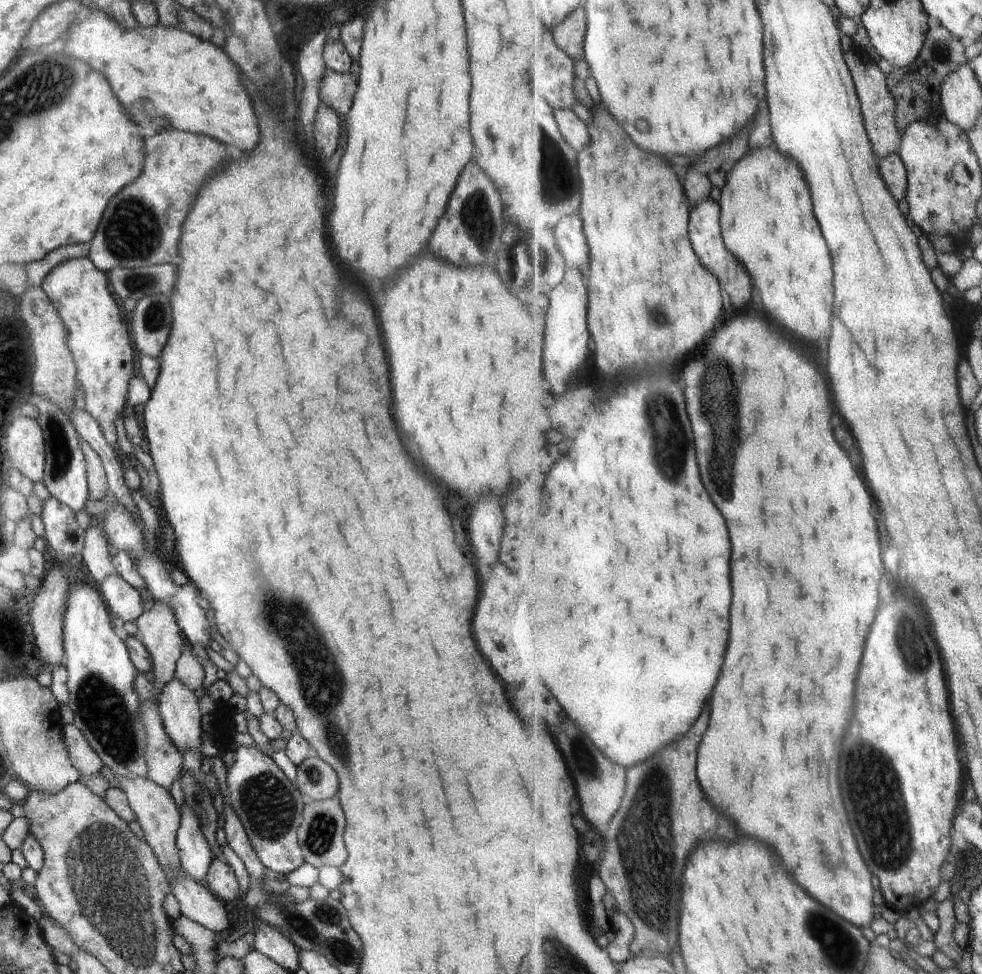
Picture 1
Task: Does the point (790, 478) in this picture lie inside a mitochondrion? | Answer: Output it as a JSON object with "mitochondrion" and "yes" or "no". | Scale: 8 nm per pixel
{"mitochondrion":"no"}

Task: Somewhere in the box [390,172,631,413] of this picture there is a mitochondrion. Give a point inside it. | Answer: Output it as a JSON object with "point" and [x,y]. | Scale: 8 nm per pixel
{"point":[476,207]}

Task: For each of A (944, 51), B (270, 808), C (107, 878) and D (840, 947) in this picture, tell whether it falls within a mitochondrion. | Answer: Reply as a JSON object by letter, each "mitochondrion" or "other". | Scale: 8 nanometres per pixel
{"A":"mitochondrion","B":"mitochondrion","C":"mitochondrion","D":"mitochondrion"}

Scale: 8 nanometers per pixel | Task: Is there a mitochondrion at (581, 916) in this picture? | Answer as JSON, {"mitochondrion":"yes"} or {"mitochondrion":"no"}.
{"mitochondrion":"no"}

